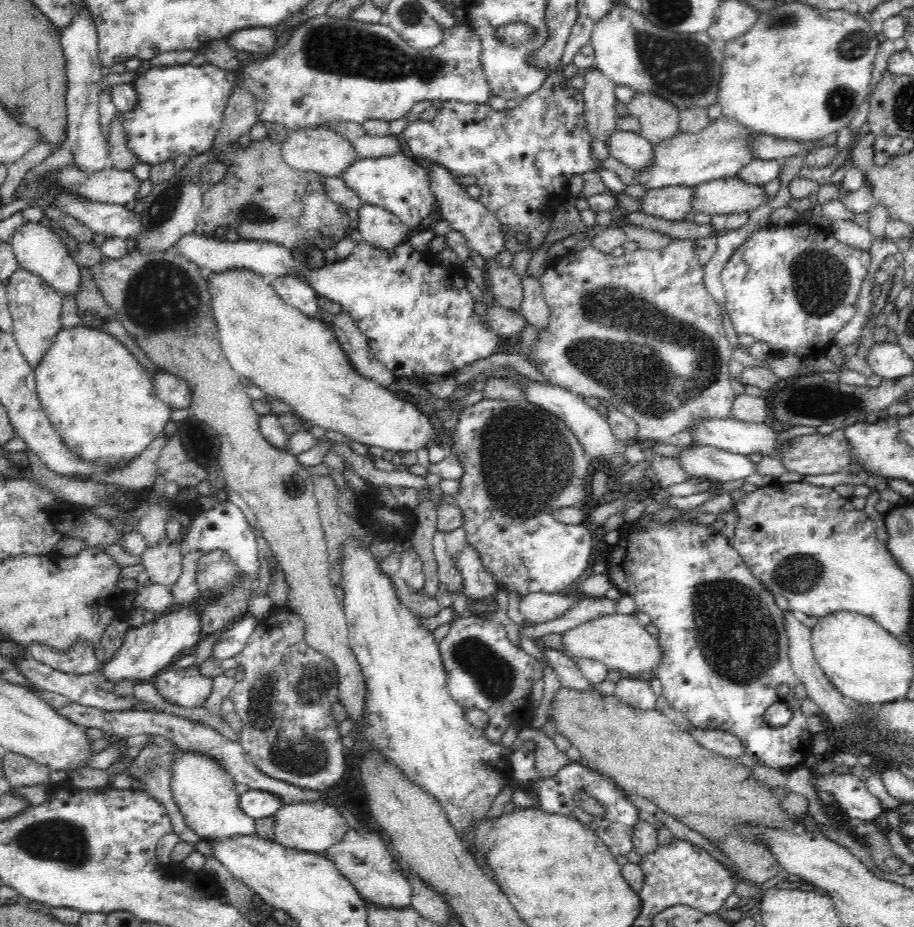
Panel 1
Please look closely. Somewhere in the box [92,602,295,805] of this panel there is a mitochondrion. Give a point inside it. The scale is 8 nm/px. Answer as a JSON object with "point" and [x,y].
{"point":[263,703]}

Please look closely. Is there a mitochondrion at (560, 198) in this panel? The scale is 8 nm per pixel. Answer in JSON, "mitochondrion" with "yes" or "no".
{"mitochondrion":"no"}

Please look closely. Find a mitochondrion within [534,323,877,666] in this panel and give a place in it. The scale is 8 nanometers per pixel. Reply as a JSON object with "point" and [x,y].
{"point":[818,402]}

